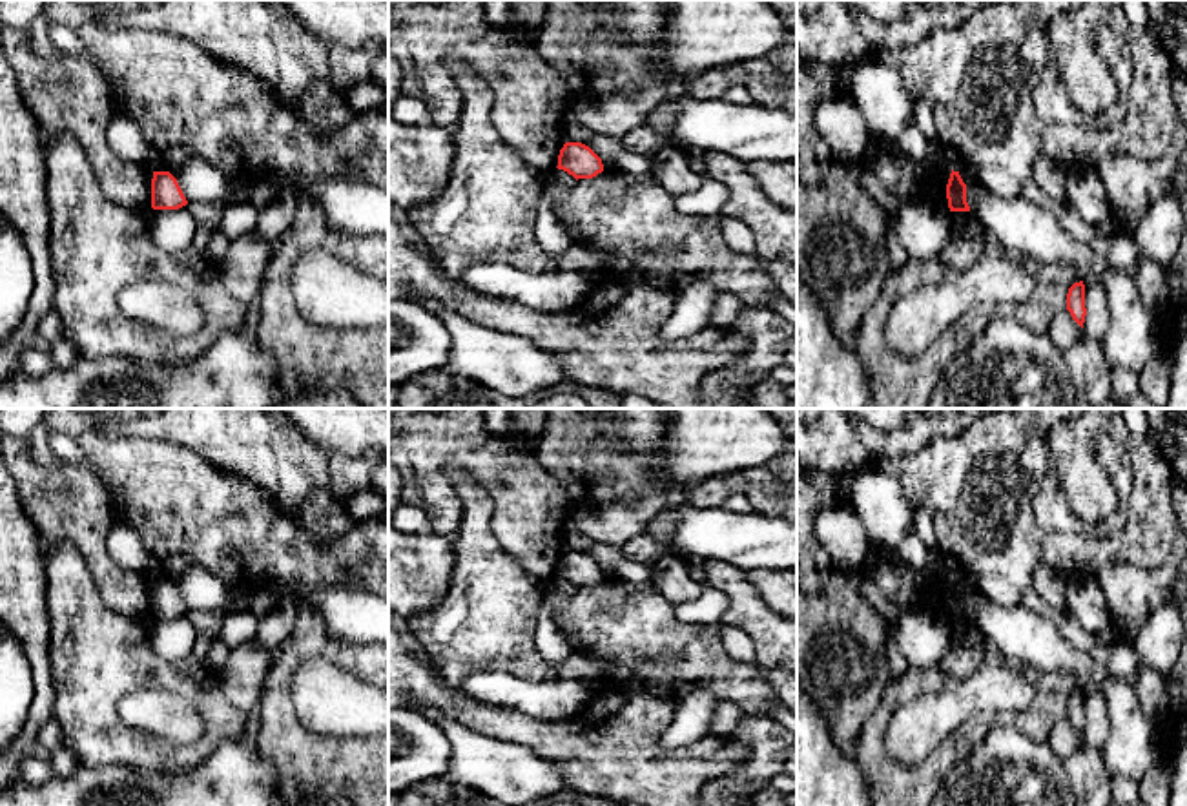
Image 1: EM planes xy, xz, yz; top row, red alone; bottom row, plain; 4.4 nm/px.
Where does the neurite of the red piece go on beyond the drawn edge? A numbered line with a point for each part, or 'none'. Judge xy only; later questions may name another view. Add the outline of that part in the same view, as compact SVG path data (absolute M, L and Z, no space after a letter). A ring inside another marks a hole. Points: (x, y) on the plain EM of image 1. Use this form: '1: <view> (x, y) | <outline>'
none

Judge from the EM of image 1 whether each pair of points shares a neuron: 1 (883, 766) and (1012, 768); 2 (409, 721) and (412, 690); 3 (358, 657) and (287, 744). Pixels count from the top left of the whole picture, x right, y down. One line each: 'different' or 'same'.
1: different
2: different
3: same

